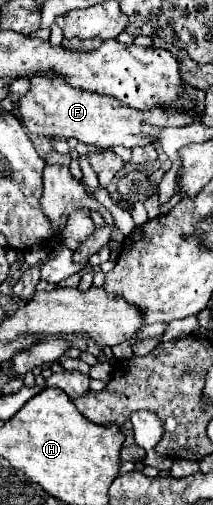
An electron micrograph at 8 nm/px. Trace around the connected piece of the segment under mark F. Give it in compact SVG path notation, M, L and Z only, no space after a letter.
M47 72L41 76L29 76L31 82L29 90L19 96L17 108L19 118L25 122L25 128L37 136L63 136L63 138L77 138L83 144L93 144L99 148L111 148L123 144L125 148L153 144L153 140L141 136L141 122L149 122L155 126L185 126L191 124L193 112L177 112L165 108L151 108L151 110L135 110L113 96L87 92L83 88L71 86L63 74Z

